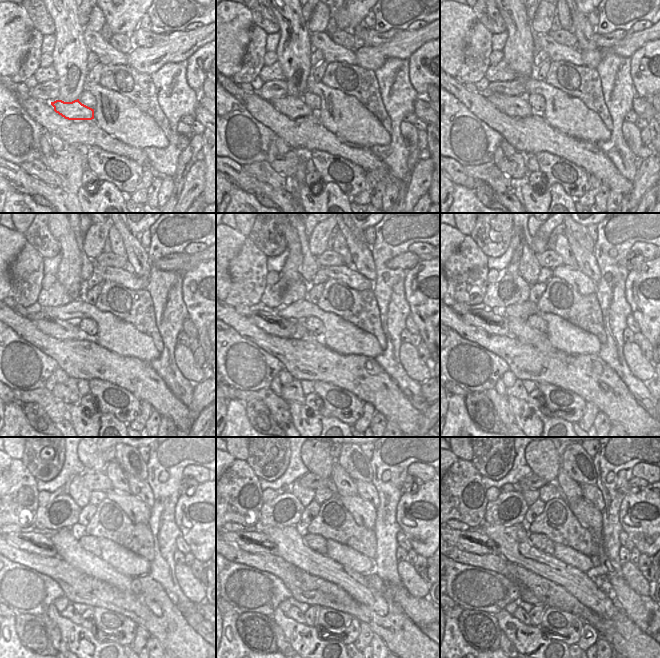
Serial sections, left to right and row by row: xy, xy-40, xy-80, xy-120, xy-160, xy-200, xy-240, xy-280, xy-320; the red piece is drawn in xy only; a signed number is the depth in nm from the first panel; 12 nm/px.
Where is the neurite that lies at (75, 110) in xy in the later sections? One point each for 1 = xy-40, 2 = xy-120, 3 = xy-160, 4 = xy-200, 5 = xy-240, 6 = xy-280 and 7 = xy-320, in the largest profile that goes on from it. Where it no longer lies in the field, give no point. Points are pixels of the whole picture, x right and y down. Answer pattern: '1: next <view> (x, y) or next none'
1: next xy-40 (294, 107)
2: next xy-120 (61, 329)
3: next xy-160 (268, 321)
4: next xy-200 (495, 323)
5: next xy-240 (30, 541)
6: next xy-280 (239, 538)
7: next xy-320 (462, 539)

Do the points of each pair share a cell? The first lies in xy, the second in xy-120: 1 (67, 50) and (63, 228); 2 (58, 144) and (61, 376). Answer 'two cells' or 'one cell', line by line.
1: one cell
2: one cell

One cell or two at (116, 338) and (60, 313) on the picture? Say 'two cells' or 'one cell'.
one cell

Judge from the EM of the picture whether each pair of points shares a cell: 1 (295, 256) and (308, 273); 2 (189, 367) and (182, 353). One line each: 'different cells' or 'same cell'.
1: different cells
2: same cell

